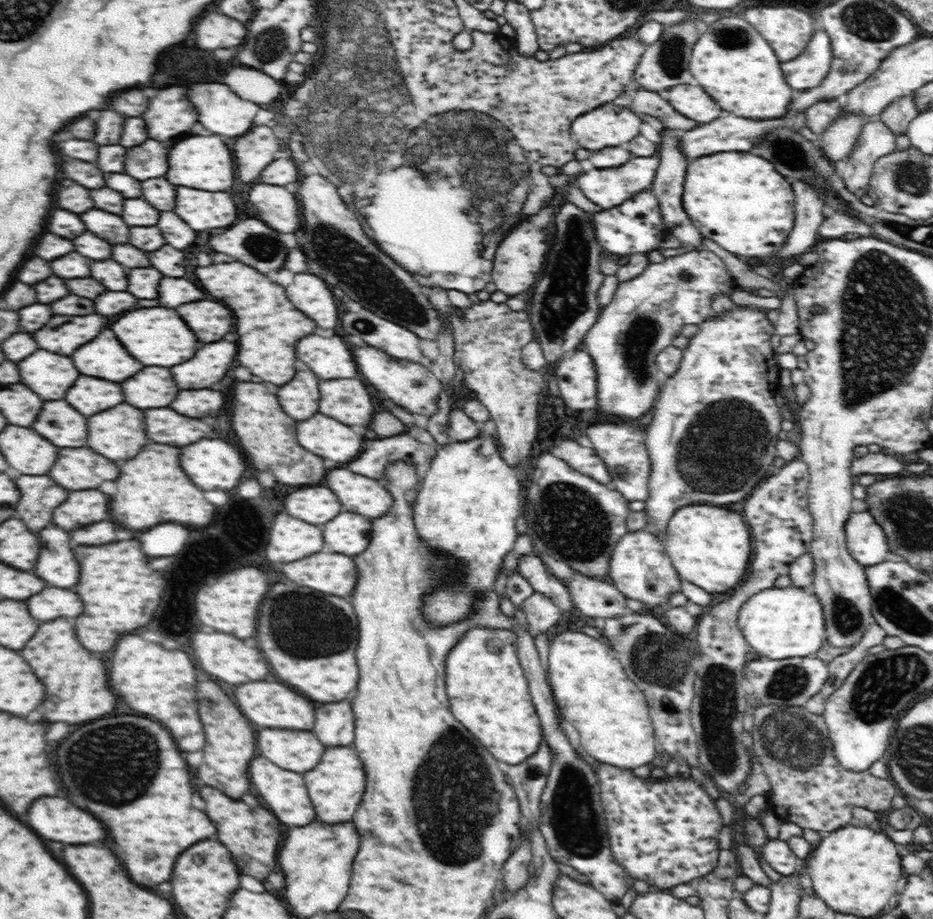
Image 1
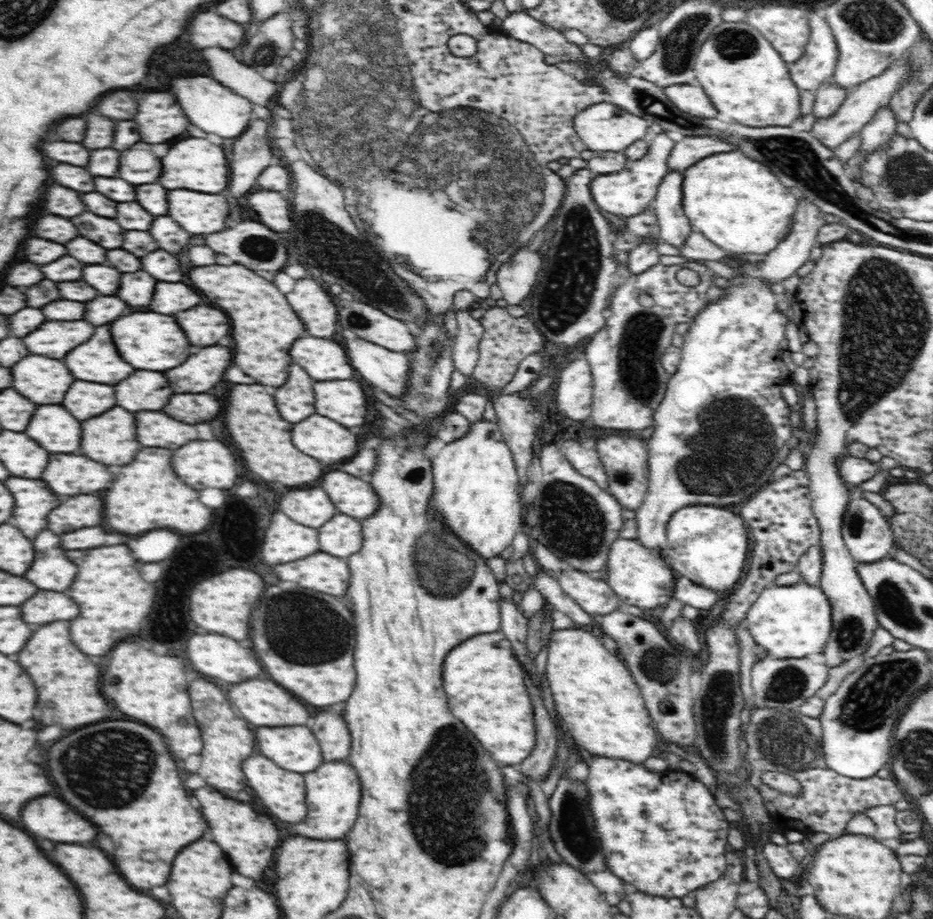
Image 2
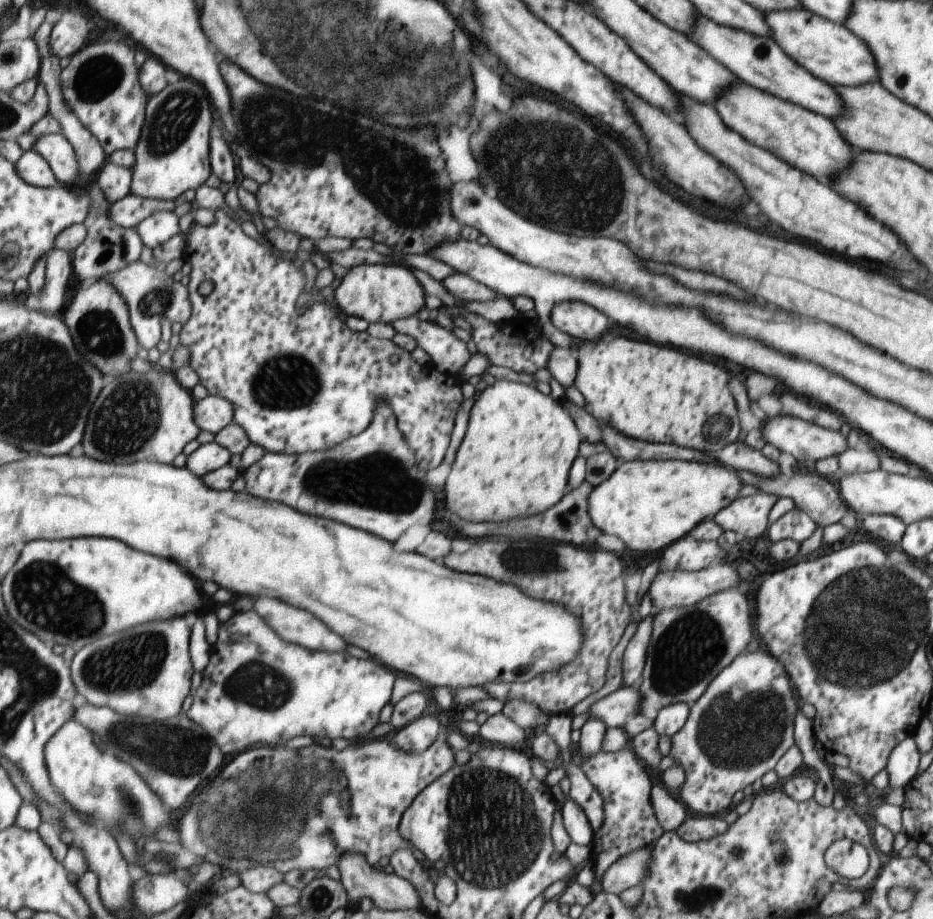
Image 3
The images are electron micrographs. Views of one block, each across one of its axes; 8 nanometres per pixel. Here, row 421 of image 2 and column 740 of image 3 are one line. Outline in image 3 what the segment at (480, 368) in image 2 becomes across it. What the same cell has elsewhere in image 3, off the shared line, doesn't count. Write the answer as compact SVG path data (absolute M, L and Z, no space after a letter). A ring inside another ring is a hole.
M758 491L752 496L737 498L713 518L722 530L733 530L739 539L760 538L768 528L768 516L778 495Z

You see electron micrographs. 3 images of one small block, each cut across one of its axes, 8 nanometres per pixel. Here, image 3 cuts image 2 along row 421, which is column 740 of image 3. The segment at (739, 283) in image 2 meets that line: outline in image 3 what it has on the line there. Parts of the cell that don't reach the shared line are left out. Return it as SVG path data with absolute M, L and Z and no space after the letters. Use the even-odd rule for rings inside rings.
M762 647L755 652L746 651L746 654L741 654L736 660L732 662L730 666L720 671L720 674L714 678L709 684L709 688L705 690L701 697L689 705L689 716L688 720L684 723L684 726L676 732L676 734L671 735L672 748L670 750L670 756L674 760L682 765L682 770L684 770L685 780L684 786L682 786L680 791L680 799L684 801L684 804L688 808L692 808L694 812L700 812L702 815L716 814L716 812L722 812L730 806L732 802L732 796L738 792L738 790L743 790L744 788L749 788L750 782L756 782L760 780L766 772L769 772L776 766L776 763L784 753L794 744L794 714L796 714L796 698L794 698L794 692L792 692L792 686L790 686L790 678L786 674L787 670L784 670L785 664L781 660L776 660L776 656L770 653L766 648Z

